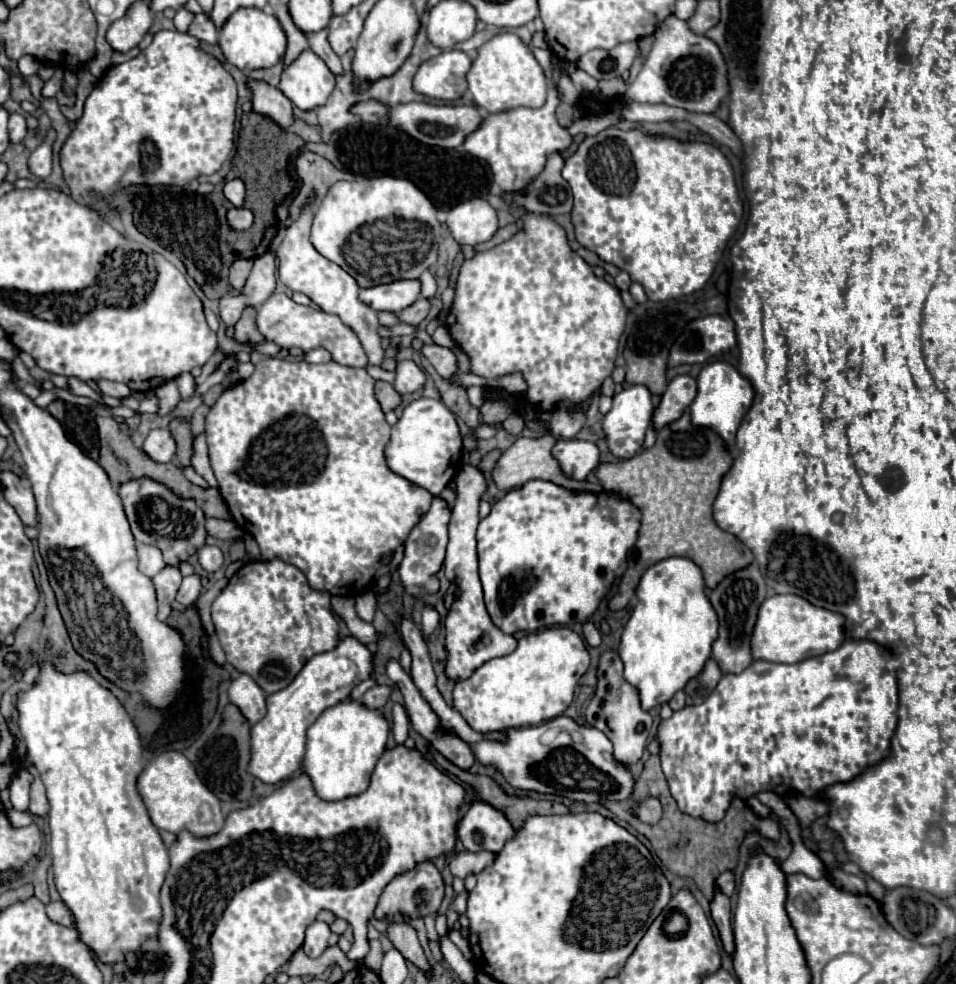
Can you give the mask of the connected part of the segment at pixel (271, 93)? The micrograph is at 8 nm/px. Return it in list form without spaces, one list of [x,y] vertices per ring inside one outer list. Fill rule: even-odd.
[[[249,79],[245,85],[251,91],[253,111],[271,117],[281,127],[289,127],[293,123],[293,105],[277,87],[255,79]]]

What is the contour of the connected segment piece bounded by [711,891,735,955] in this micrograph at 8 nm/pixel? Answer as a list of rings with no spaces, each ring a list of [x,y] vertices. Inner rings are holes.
[[[715,891],[715,897],[711,901],[711,917],[717,925],[719,937],[723,941],[723,947],[727,955],[733,955],[735,943],[733,943],[733,929],[731,929],[731,909],[729,909],[729,897],[721,891]]]

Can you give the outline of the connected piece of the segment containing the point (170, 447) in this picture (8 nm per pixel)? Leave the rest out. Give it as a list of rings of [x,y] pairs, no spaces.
[[[151,429],[141,449],[147,453],[147,457],[159,463],[169,463],[175,457],[175,441],[169,429]]]

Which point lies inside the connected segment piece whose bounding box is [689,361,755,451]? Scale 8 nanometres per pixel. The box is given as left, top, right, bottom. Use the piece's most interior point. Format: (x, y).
(724, 395)

